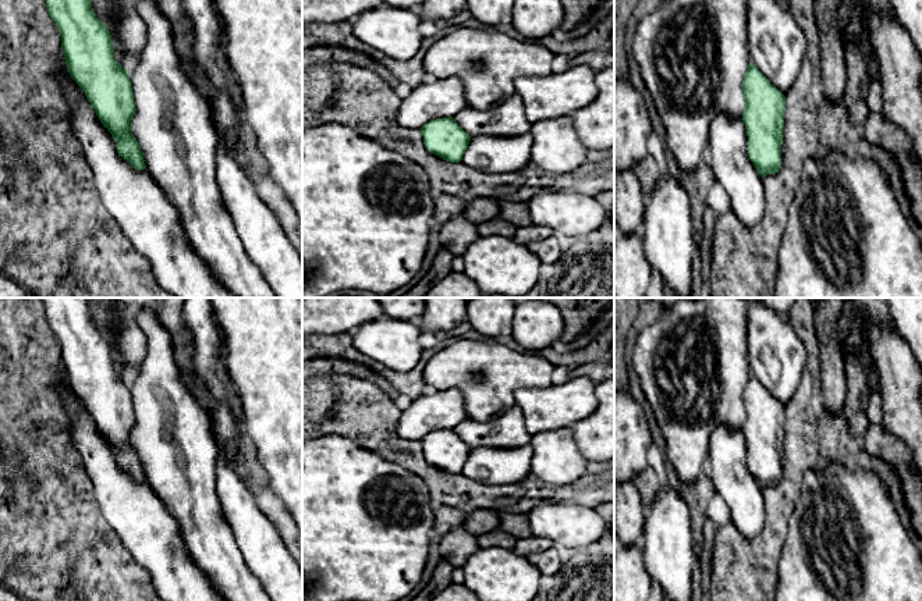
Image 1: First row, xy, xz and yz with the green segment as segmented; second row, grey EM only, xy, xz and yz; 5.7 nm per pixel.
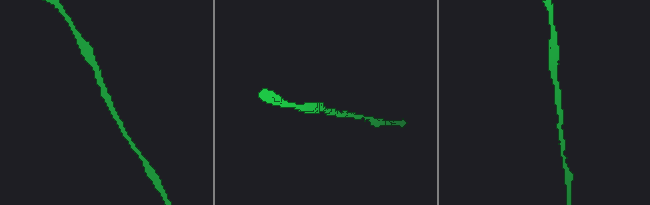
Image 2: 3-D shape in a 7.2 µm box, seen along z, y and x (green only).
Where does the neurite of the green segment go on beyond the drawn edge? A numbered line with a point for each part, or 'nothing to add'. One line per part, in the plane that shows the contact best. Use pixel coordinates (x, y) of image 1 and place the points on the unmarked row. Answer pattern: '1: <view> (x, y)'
1: xy (146, 529)

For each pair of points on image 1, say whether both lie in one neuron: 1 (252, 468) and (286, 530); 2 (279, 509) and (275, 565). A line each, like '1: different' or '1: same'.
1: same
2: different

